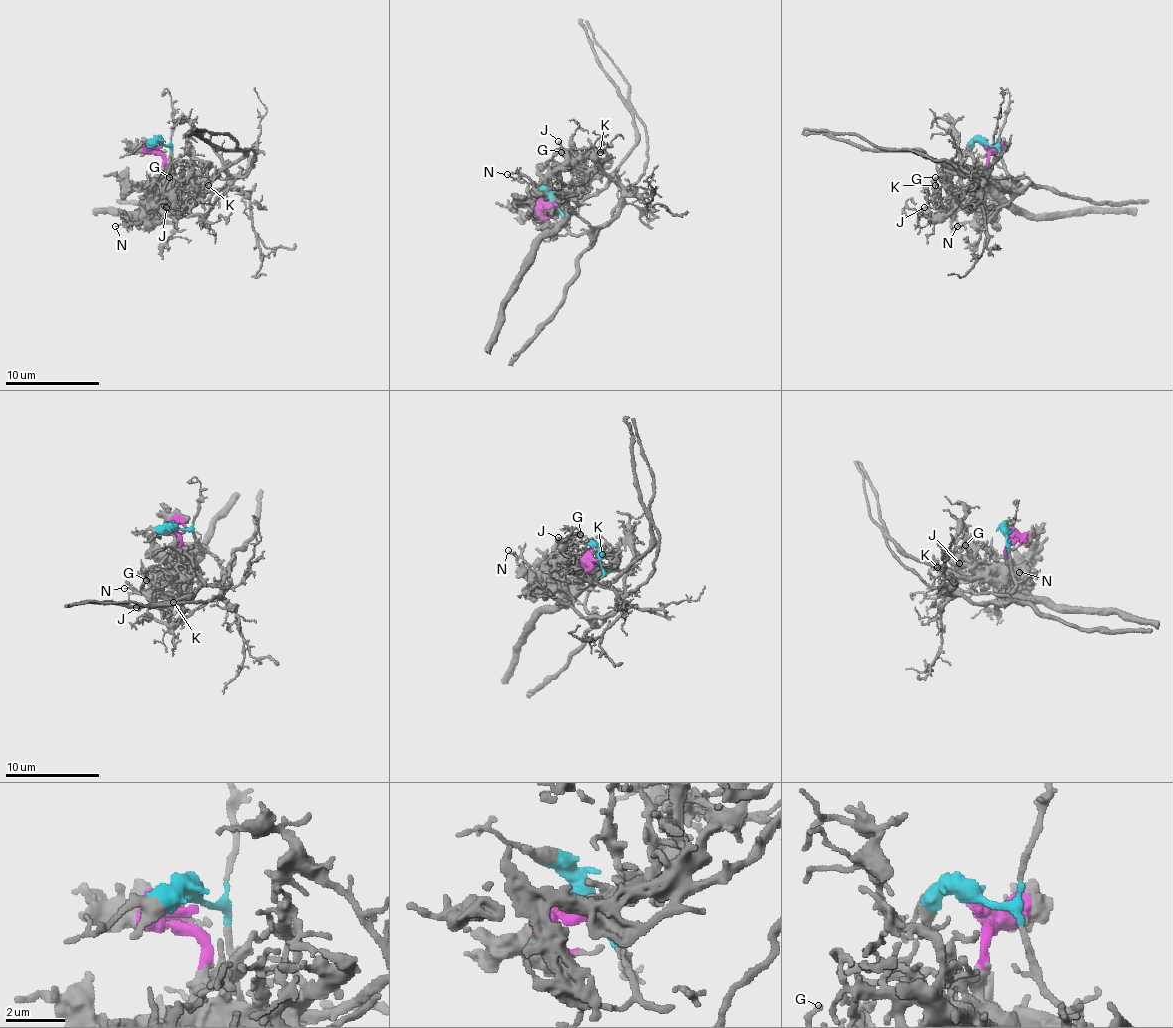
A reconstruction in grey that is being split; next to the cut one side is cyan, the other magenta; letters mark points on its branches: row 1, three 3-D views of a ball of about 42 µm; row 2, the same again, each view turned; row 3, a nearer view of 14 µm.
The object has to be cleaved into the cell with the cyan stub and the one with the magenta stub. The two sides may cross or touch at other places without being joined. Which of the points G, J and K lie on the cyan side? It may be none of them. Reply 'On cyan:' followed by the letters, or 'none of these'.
On cyan: none of these

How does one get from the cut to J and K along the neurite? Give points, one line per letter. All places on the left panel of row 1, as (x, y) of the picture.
J: (160, 146), (162, 162), (169, 172), (169, 167), (155, 181), (171, 203), (167, 207)
K: (160, 146), (162, 165), (174, 177), (181, 177), (195, 186), (205, 186), (216, 174), (207, 186)

